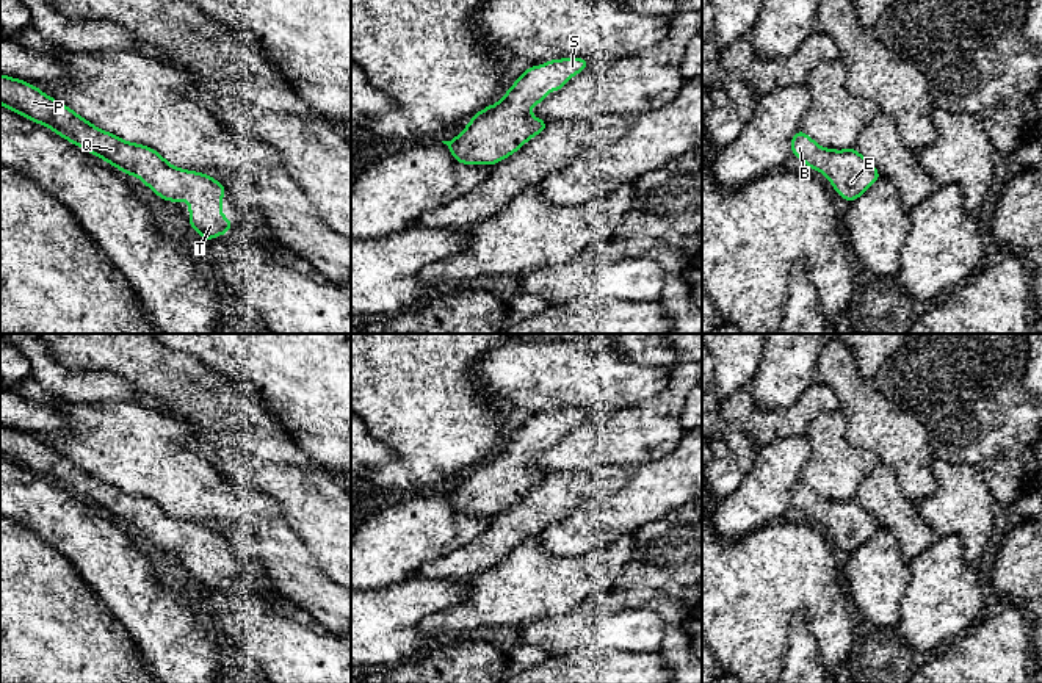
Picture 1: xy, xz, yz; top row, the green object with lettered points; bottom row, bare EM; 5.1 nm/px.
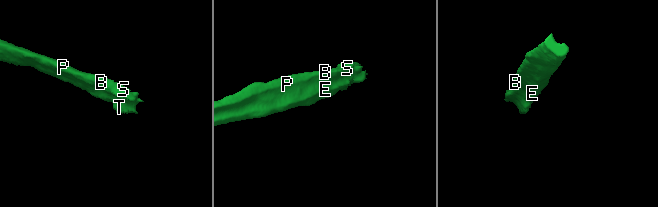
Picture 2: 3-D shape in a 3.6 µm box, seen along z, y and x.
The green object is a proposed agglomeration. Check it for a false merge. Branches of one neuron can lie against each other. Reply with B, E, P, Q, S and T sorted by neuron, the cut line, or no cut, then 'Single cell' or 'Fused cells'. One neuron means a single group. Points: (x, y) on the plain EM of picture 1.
Groups: B E P Q S T. No split. Single cell

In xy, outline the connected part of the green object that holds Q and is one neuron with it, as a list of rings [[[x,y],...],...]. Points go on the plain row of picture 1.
[[[0,426],[0,454],[36,475],[47,476],[56,486],[80,497],[81,500],[86,500],[89,504],[100,508],[102,511],[121,520],[124,525],[139,528],[155,545],[161,547],[166,553],[188,551],[190,580],[197,580],[201,591],[213,591],[216,586],[226,586],[227,581],[233,578],[233,573],[221,566],[221,547],[226,545],[227,540],[213,528],[171,517],[152,498],[127,493],[113,484],[99,481],[96,476],[74,464],[69,457],[56,453],[27,432]]]

